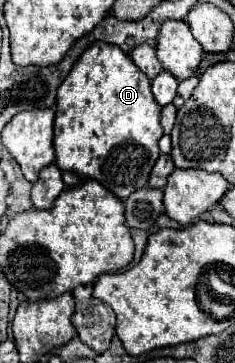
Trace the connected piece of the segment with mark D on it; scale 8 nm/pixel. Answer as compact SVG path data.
M93 44L83 52L77 60L77 66L69 72L65 82L57 92L57 114L55 114L55 164L61 170L75 172L85 180L97 180L117 198L125 200L135 190L147 186L147 178L151 168L159 158L159 138L163 136L163 128L159 124L161 106L153 98L151 82L137 70L133 60L121 52L117 46L109 44Z

